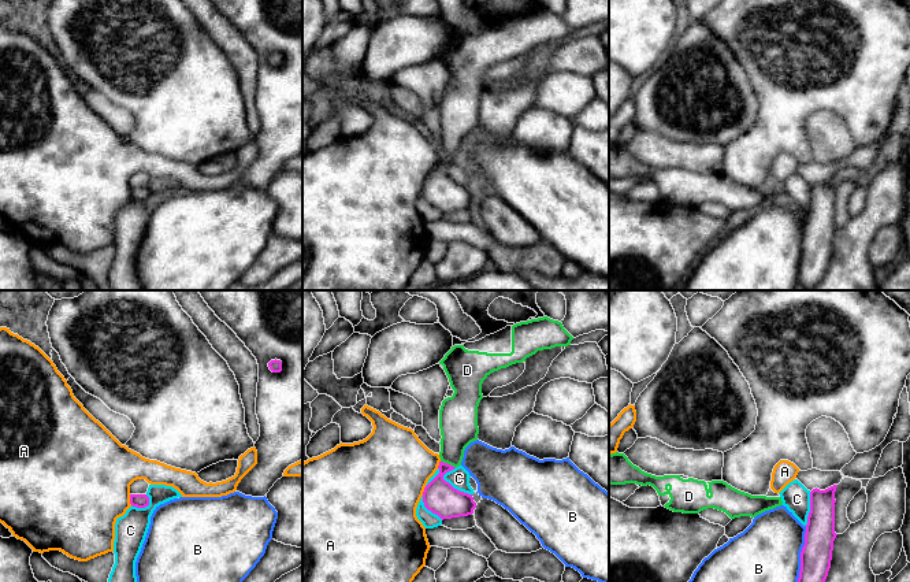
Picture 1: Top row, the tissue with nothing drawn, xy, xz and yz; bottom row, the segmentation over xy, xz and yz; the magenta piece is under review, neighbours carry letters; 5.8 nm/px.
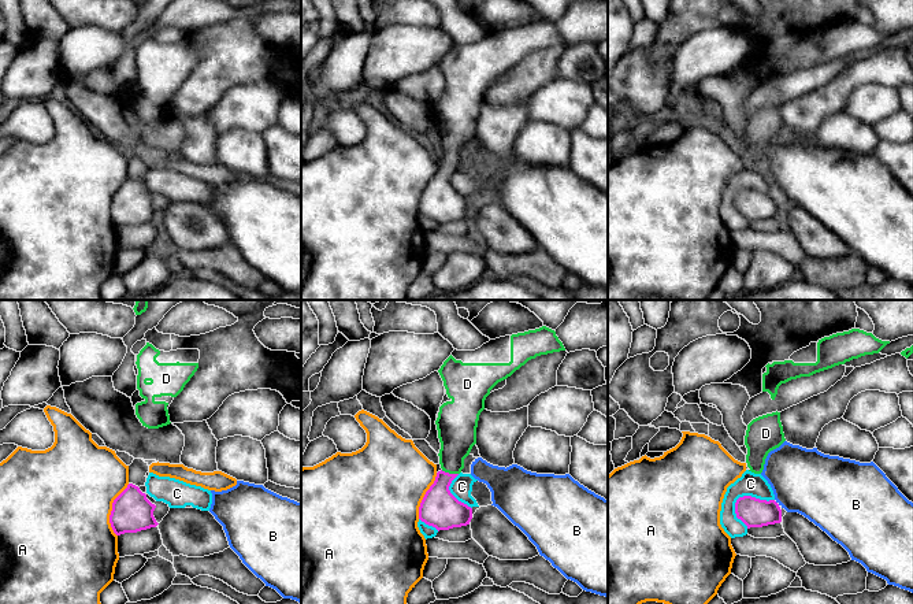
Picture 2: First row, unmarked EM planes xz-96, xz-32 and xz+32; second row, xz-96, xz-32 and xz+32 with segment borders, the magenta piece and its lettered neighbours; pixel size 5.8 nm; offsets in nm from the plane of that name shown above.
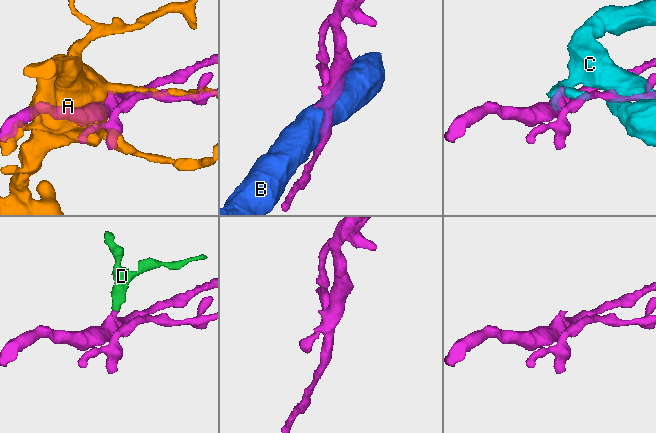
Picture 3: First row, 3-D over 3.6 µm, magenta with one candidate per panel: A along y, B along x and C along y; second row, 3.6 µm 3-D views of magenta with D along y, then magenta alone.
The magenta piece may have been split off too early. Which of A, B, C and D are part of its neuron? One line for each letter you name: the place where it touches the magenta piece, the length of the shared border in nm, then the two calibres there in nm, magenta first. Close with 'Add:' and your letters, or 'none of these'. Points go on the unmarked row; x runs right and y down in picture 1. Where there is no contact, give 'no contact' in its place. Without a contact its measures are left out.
D: xz (446, 156) | 100 nm | 200/220 nm
Add: D

